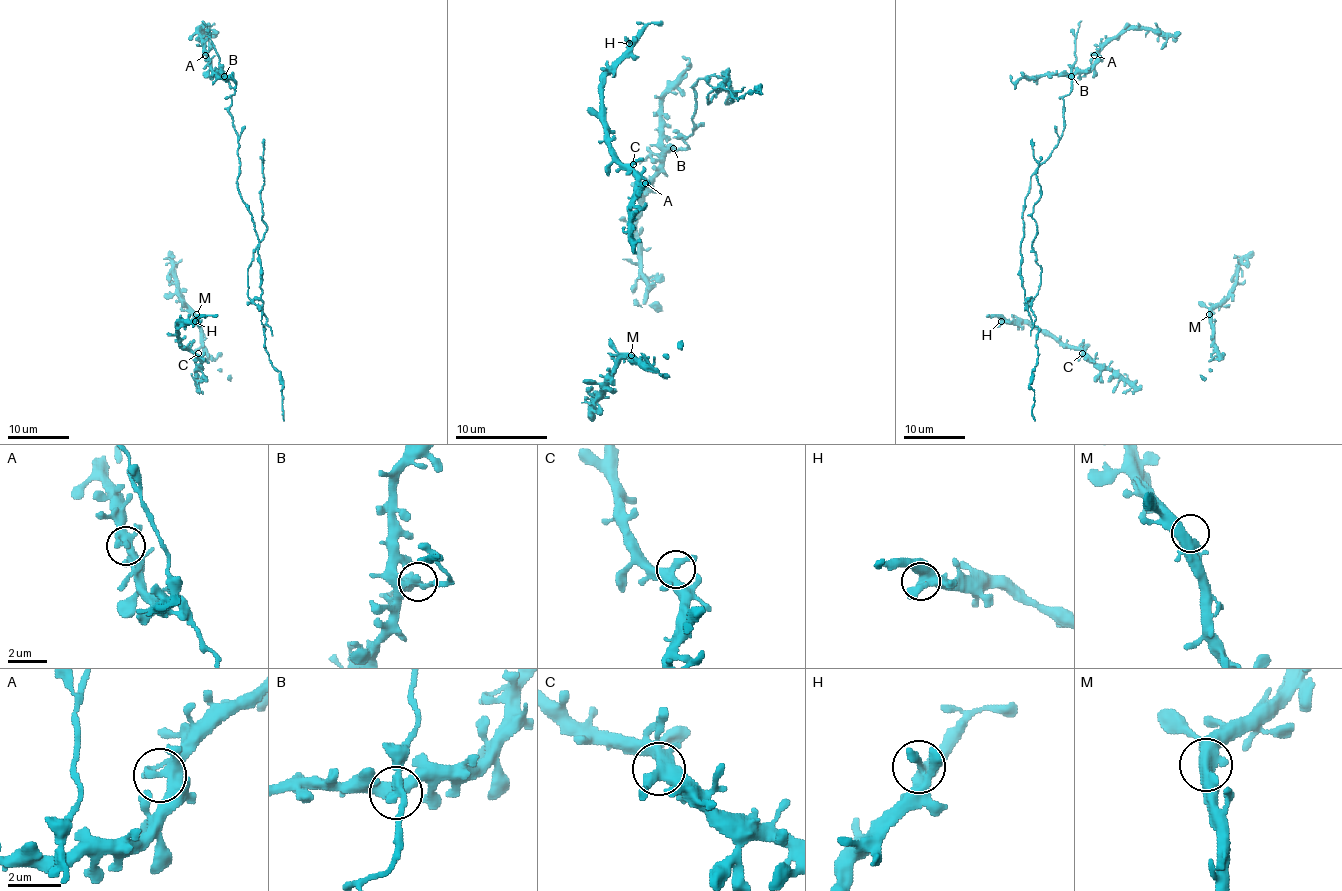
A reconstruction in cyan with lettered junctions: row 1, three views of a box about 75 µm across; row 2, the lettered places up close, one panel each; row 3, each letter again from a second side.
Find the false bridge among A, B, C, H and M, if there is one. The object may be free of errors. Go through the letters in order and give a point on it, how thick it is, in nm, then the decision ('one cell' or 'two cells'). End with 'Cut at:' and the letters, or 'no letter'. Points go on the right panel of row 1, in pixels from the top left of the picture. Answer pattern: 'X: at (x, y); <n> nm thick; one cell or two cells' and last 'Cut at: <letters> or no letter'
A: at (1094, 55); 400 nm thick; one cell
B: at (1071, 76); 320 nm thick; two cells
C: at (1082, 353); 360 nm thick; one cell
H: at (1001, 321); 400 nm thick; one cell
M: at (1209, 314); 400 nm thick; one cell
Cut at: B

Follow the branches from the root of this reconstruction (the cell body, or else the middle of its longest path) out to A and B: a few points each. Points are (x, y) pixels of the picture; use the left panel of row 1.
A: (247, 304), (262, 292), (261, 258), (255, 222), (236, 185), (238, 134), (228, 110), (235, 90), (205, 55)
B: (247, 304), (262, 292), (259, 240), (251, 212), (238, 193), (238, 134), (228, 110), (235, 90), (224, 76)

